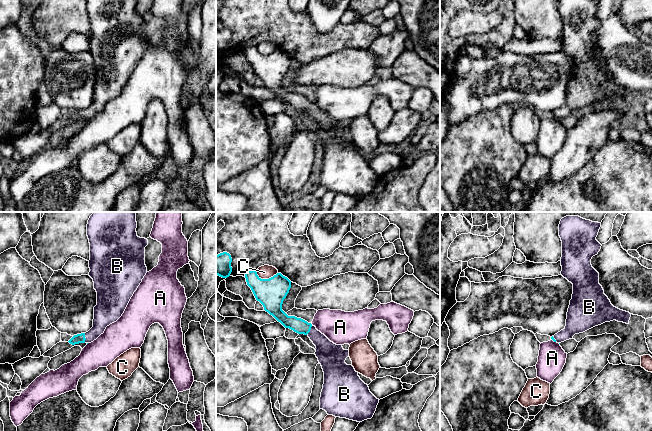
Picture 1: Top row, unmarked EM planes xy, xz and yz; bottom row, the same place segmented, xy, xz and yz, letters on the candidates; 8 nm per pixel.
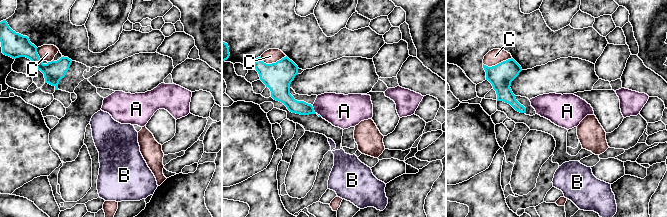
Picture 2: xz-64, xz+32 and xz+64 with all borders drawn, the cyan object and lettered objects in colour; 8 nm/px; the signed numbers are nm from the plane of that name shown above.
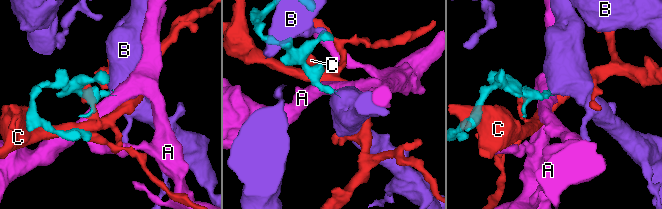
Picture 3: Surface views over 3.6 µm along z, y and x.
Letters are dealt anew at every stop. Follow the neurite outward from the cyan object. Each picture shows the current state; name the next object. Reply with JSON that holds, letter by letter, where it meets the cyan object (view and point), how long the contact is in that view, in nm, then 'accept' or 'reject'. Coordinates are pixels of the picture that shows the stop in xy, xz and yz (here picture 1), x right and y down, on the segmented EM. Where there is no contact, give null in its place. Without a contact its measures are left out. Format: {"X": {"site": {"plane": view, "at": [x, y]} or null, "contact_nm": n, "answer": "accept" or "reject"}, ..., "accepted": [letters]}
{"A": {"site": {"plane": "yz", "at": [553, 340]}, "contact_nm": 50, "answer": "reject"}, "B": {"site": {"plane": "xy", "at": [85, 338]}, "contact_nm": 80, "answer": "accept"}, "C": {"site": {"plane": "xz", "at": [265, 279]}, "contact_nm": 190, "answer": "reject"}, "accepted": ["B"]}

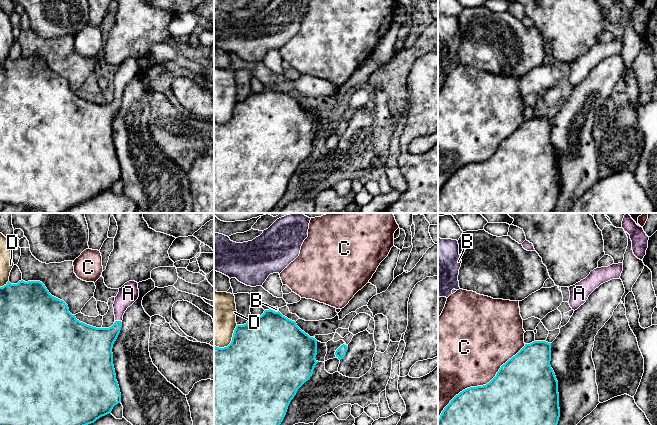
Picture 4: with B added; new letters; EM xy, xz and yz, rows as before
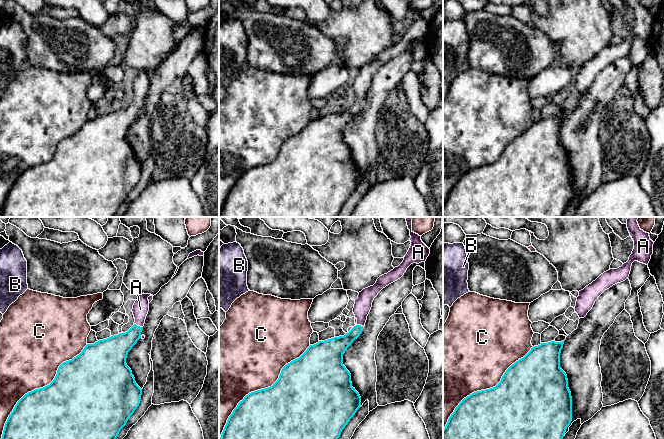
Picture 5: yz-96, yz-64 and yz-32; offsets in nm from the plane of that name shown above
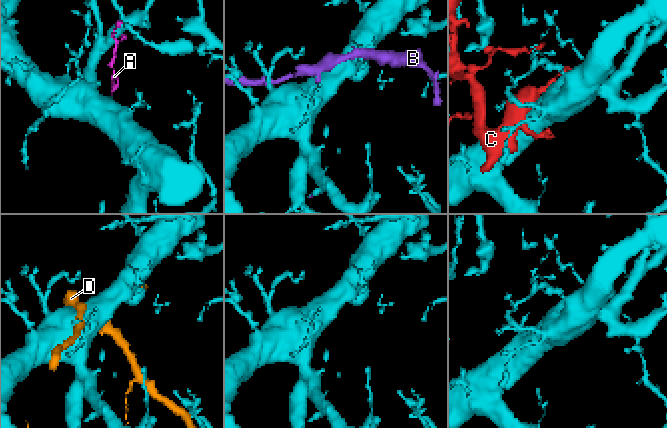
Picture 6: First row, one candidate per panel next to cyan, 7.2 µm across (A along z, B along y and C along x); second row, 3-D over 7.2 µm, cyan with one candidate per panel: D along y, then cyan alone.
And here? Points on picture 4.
{"A": {"site": {"plane": "xy", "at": [117, 321]}, "contact_nm": 70, "answer": "accept"}, "B": {"site": {"plane": "xz", "at": [274, 311]}, "contact_nm": 70, "answer": "reject"}, "C": {"site": {"plane": "yz", "at": [480, 386]}, "contact_nm": 950, "answer": "reject"}, "D": {"site": {"plane": "xz", "at": [231, 342]}, "contact_nm": 260, "answer": "reject"}, "accepted": ["A"]}

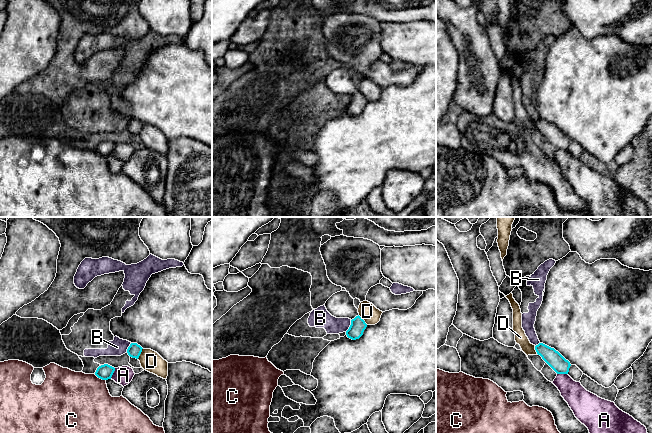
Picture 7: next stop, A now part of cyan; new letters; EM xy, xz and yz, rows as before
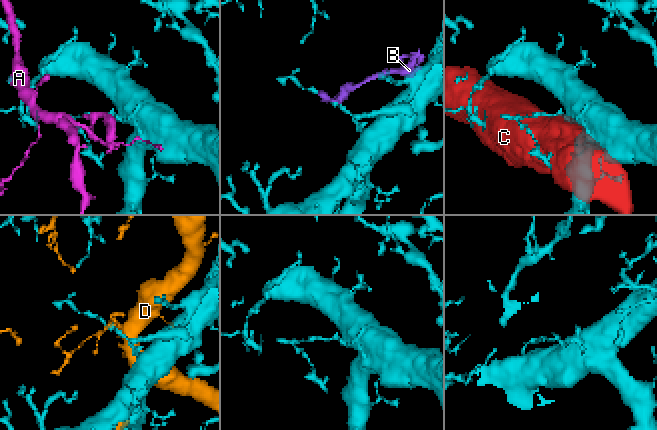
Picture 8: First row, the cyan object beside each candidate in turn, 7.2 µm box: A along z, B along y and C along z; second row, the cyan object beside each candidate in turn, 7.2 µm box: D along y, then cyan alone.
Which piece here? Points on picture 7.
{"A": {"site": {"plane": "xy", "at": [113, 372]}, "contact_nm": 100, "answer": "reject"}, "B": {"site": {"plane": "xz", "at": [350, 326]}, "contact_nm": 110, "answer": "reject"}, "C": {"site": {"plane": "xy", "at": [100, 378]}, "contact_nm": 110, "answer": "reject"}, "D": {"site": {"plane": "xy", "at": [140, 353]}, "contact_nm": 100, "answer": "reject"}, "accepted": []}

